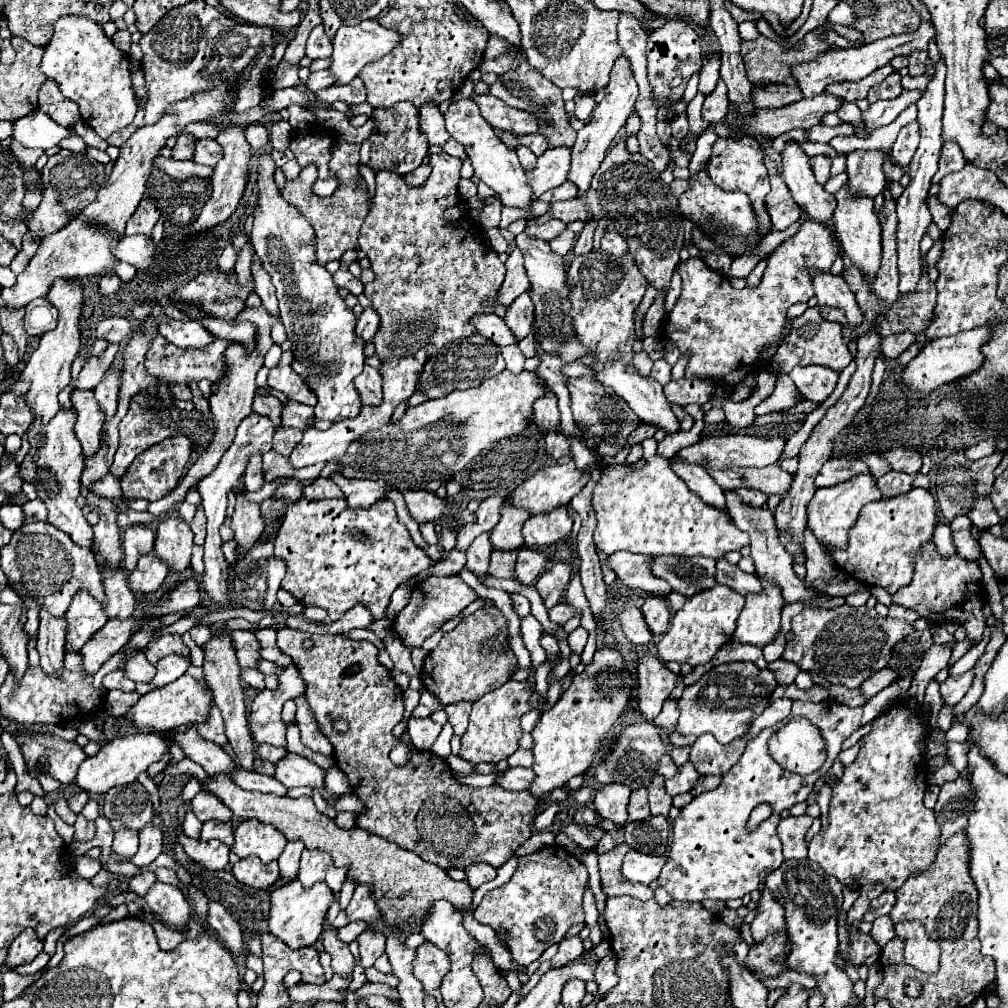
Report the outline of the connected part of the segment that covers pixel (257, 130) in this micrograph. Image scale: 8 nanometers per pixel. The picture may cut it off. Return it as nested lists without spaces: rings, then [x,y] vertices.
[[[260,123],[246,126],[245,136],[253,150],[262,149],[269,141],[269,130]]]

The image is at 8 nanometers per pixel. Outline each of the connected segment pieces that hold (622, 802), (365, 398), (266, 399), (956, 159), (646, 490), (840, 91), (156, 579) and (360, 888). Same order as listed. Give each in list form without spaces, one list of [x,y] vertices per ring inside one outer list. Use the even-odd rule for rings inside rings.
[[[608,784],[600,786],[594,796],[594,806],[598,810],[598,816],[602,820],[612,820],[616,826],[624,826],[628,812],[628,798],[630,798],[630,788],[624,784]]]
[[[364,366],[362,374],[358,374],[354,378],[354,386],[356,386],[356,392],[360,394],[362,406],[378,406],[380,404],[382,376],[380,376],[380,372],[376,368]]]
[[[256,394],[254,402],[252,402],[252,412],[268,416],[276,428],[282,424],[282,418],[280,418],[280,414],[282,414],[280,400],[274,398],[274,396],[260,396],[260,394]]]
[[[946,144],[940,156],[940,170],[936,172],[932,184],[940,184],[942,176],[950,172],[958,172],[962,168],[964,168],[964,156],[960,156],[960,148],[956,148],[956,144]]]
[[[646,438],[642,442],[644,448],[644,466],[640,470],[630,470],[628,466],[612,466],[606,470],[596,488],[592,490],[592,508],[596,512],[596,530],[594,530],[594,544],[598,552],[614,554],[618,550],[634,552],[634,554],[672,554],[672,556],[706,556],[706,558],[722,558],[730,550],[742,550],[750,544],[750,538],[746,532],[738,530],[728,512],[722,512],[714,506],[708,506],[702,502],[700,496],[690,492],[686,484],[672,472],[670,460],[662,458],[656,448],[658,442],[654,438]]]
[[[886,64],[884,68],[878,68],[876,72],[872,72],[870,76],[866,76],[866,78],[862,78],[862,80],[856,80],[856,82],[846,80],[846,82],[830,84],[830,86],[826,88],[826,92],[834,94],[834,96],[840,96],[840,98],[844,98],[844,100],[848,100],[848,102],[856,102],[856,100],[860,100],[860,98],[866,98],[868,90],[870,90],[872,86],[880,84],[880,82],[882,82],[886,76],[890,76],[892,72],[894,72],[894,68],[892,68],[890,64]]]
[[[152,550],[138,560],[136,570],[128,578],[128,586],[132,592],[136,592],[136,596],[152,594],[156,588],[160,588],[164,576],[168,576],[168,564]]]
[[[358,884],[354,890],[354,896],[346,908],[346,914],[350,920],[364,920],[372,924],[380,918],[380,908],[376,906],[376,900],[372,896],[370,884]]]

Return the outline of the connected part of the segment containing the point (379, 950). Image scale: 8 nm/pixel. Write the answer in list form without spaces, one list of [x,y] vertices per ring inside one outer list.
[[[364,930],[358,936],[358,946],[360,946],[360,964],[362,968],[370,968],[374,966],[376,958],[380,958],[384,954],[384,934],[376,932],[376,930]]]

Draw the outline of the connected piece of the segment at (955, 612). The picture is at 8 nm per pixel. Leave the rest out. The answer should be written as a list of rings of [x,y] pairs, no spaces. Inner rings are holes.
[[[928,540],[920,546],[920,552],[916,554],[912,584],[908,588],[900,588],[900,592],[896,592],[892,600],[904,608],[916,610],[930,624],[958,620],[966,610],[966,632],[968,632],[966,638],[972,640],[972,644],[978,644],[986,628],[986,616],[982,612],[984,588],[980,590],[980,580],[982,580],[982,572],[978,568],[978,562],[966,560],[958,554],[942,556],[938,554],[934,542]]]

